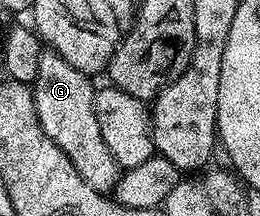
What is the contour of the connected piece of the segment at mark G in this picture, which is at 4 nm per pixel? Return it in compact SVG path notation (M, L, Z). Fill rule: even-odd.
M44 51L38 61L38 75L34 82L34 96L38 119L46 135L50 135L58 147L74 163L74 171L82 175L82 179L94 191L108 195L115 190L120 181L120 164L110 155L110 147L106 147L106 139L102 139L102 131L98 127L98 115L94 115L94 84L89 74L78 71L66 63L55 51Z

